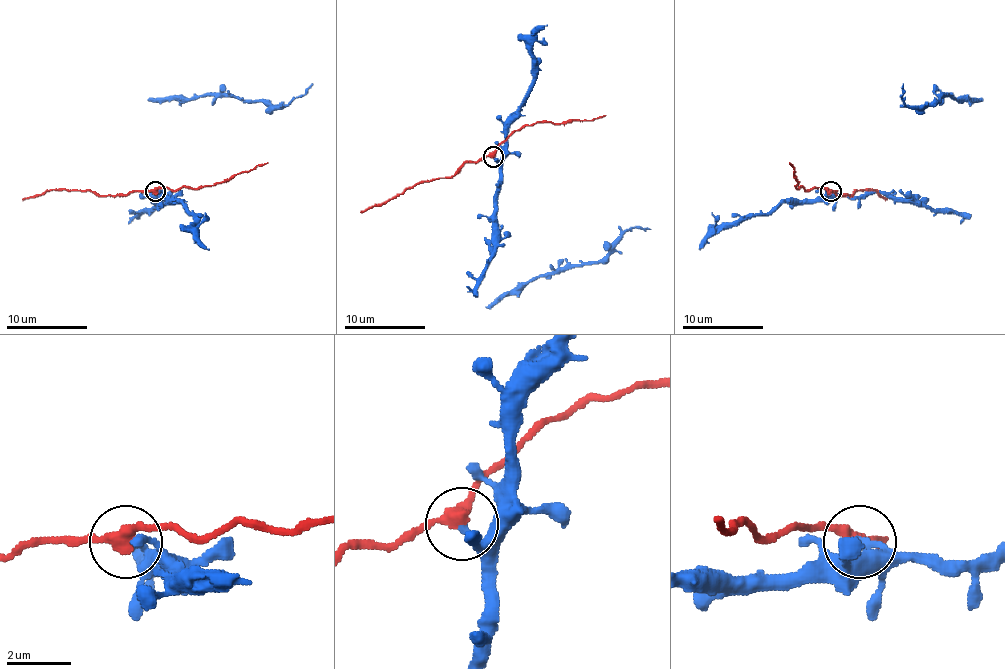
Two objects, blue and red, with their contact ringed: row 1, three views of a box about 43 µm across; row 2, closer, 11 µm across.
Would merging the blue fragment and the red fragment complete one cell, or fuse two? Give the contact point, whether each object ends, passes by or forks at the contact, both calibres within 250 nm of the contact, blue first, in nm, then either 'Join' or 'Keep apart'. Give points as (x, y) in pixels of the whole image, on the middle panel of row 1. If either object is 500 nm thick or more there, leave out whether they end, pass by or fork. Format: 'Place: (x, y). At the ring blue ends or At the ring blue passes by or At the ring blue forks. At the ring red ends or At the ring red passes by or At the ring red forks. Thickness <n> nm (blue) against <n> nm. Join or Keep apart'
Place: (493, 156). At the ring blue ends. At the ring red passes by. Thickness 240 nm (blue) against 360 nm. Keep apart

